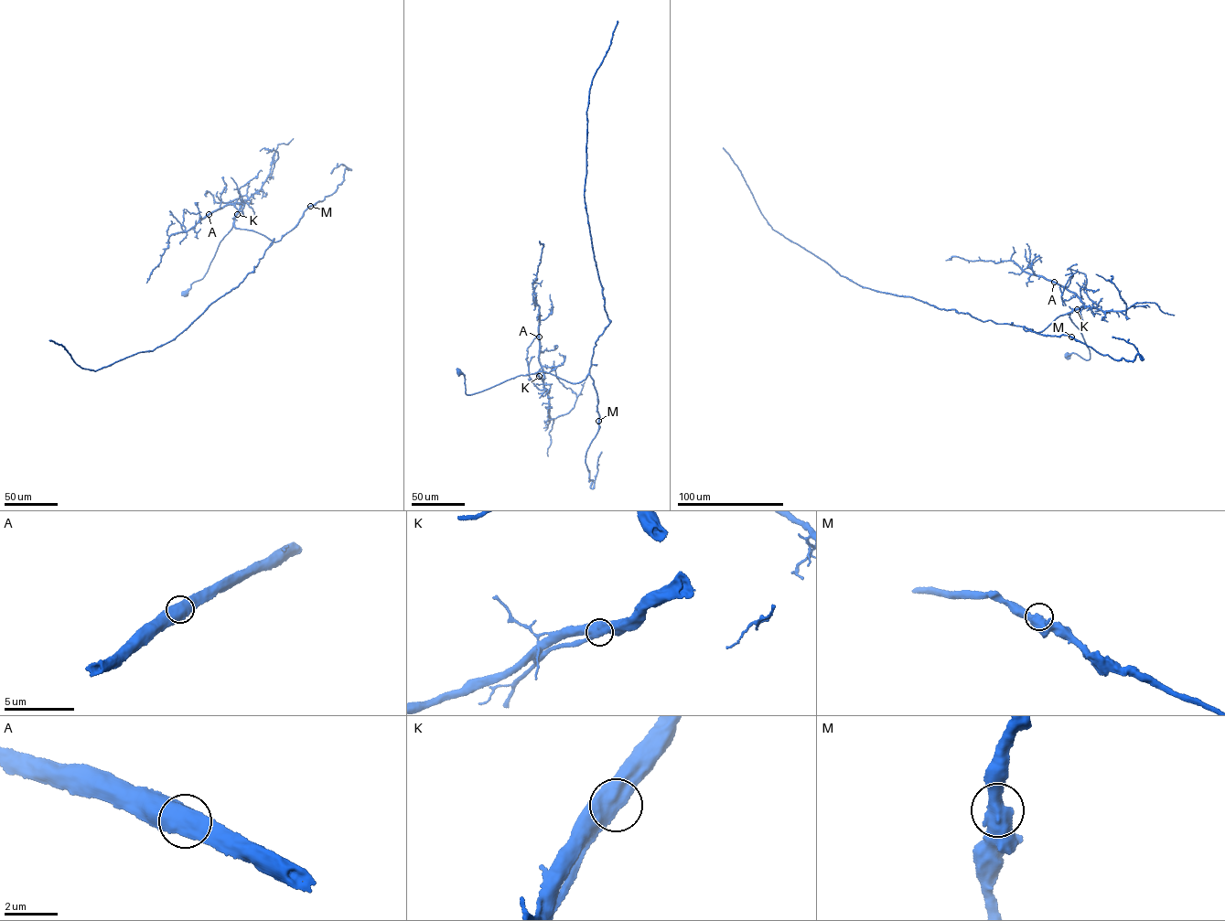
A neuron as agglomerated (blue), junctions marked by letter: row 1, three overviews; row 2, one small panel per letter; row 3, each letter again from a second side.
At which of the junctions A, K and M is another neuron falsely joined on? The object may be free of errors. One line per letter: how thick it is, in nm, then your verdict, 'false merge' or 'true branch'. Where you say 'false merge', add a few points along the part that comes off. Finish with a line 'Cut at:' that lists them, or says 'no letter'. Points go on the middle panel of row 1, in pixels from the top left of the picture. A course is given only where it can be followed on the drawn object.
A: calibre 600 nm; true branch
K: calibre 650 nm; true branch
M: calibre 550 nm; true branch
Cut at: no letter

